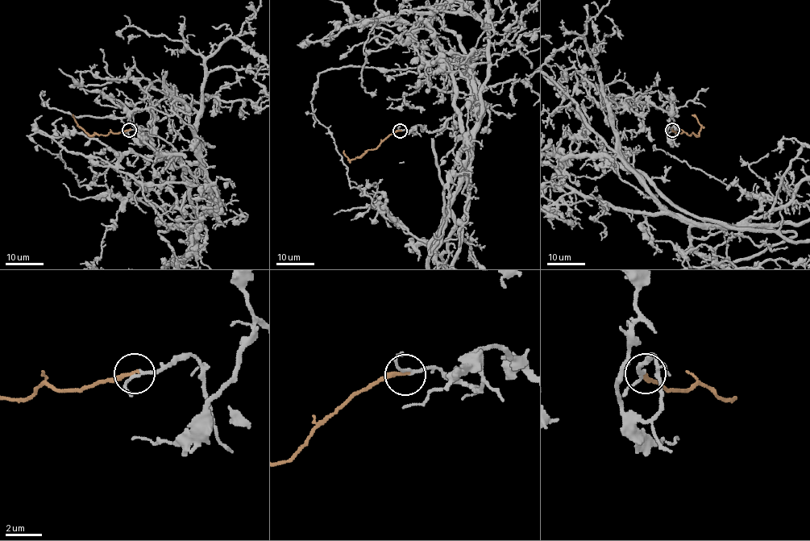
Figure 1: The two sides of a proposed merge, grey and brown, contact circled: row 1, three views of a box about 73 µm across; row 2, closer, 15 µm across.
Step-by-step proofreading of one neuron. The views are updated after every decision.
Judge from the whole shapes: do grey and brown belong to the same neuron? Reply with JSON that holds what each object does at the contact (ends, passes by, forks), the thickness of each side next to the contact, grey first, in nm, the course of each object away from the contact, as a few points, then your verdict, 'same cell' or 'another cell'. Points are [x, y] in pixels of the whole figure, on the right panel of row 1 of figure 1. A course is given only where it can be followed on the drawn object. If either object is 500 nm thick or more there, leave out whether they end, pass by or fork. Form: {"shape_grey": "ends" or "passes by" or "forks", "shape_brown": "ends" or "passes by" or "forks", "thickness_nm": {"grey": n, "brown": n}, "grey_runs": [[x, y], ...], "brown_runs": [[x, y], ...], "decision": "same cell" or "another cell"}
{"shape_grey": "passes by", "shape_brown": "ends", "thickness_nm": {"grey": 140, "brown": 240}, "grey_runs": [[672, 129], [662, 108], [611, 103], [619, 158], [690, 225], [691, 246], [727, 268]], "brown_runs": [[672, 129], [675, 132], [697, 135], [701, 126], [691, 115]], "decision": "same cell"}

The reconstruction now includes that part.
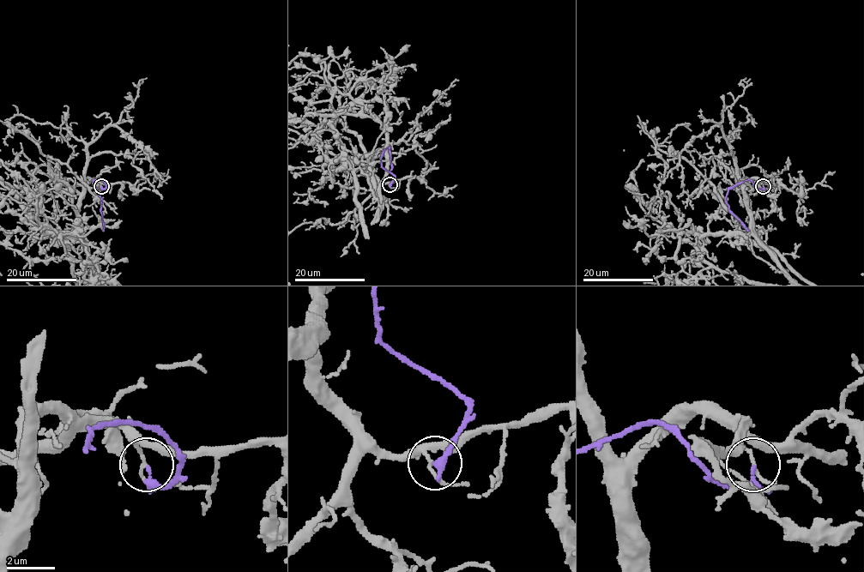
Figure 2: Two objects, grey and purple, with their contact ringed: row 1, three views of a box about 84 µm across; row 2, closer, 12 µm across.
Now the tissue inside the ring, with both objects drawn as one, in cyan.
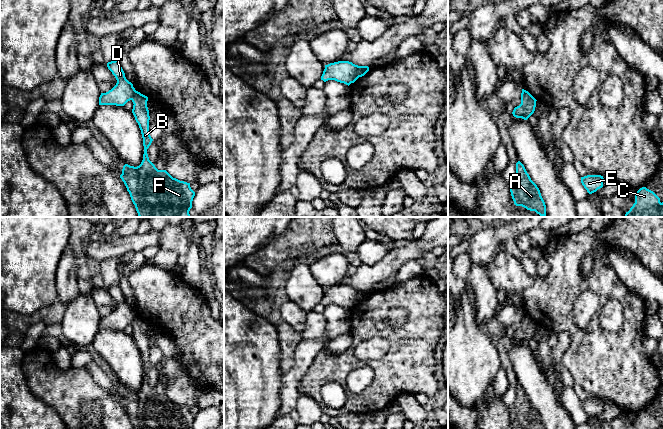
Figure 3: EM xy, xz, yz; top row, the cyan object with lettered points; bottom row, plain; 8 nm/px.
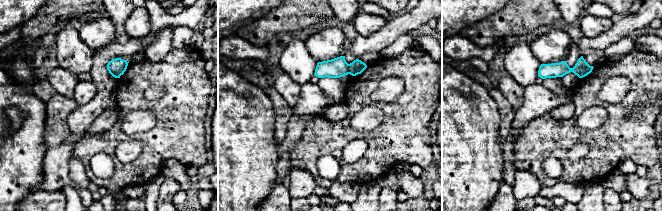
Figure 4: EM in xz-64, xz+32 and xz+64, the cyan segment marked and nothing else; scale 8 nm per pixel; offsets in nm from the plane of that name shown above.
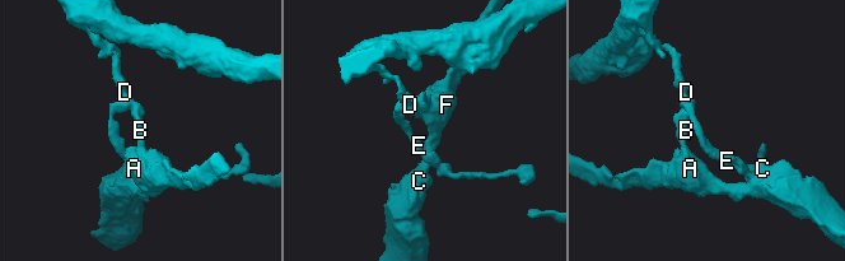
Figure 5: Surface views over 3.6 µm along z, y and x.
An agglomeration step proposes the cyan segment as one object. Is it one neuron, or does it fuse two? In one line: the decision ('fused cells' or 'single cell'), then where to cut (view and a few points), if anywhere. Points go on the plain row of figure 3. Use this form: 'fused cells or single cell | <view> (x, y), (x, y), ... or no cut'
fused cells | xz (359, 290), (357, 301)

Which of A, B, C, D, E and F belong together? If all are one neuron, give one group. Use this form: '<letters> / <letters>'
A B C F / D E

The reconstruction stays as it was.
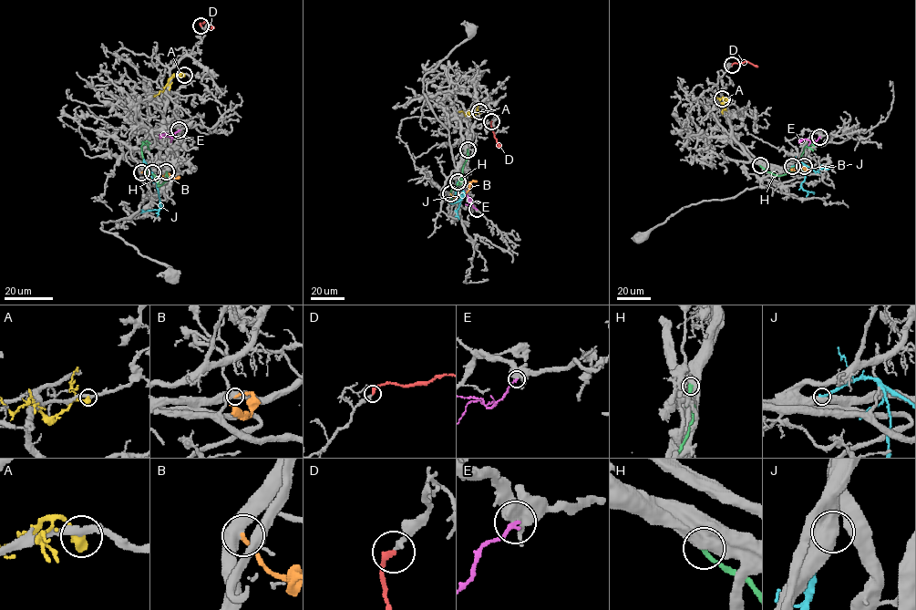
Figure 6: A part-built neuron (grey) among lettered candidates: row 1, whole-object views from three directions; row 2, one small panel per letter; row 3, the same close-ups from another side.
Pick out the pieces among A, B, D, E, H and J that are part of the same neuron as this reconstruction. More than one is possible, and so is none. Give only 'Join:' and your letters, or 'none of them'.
Join: D

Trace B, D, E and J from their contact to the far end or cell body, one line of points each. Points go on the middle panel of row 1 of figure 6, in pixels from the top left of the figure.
B: (450, 194), (453, 197), (461, 196), (471, 181), (476, 180)
D: (491, 121), (491, 129), (499, 144), (496, 146)
E: (476, 209), (463, 188)
J: (458, 181), (455, 191), (460, 194), (463, 191), (464, 196), (458, 201), (449, 203)

